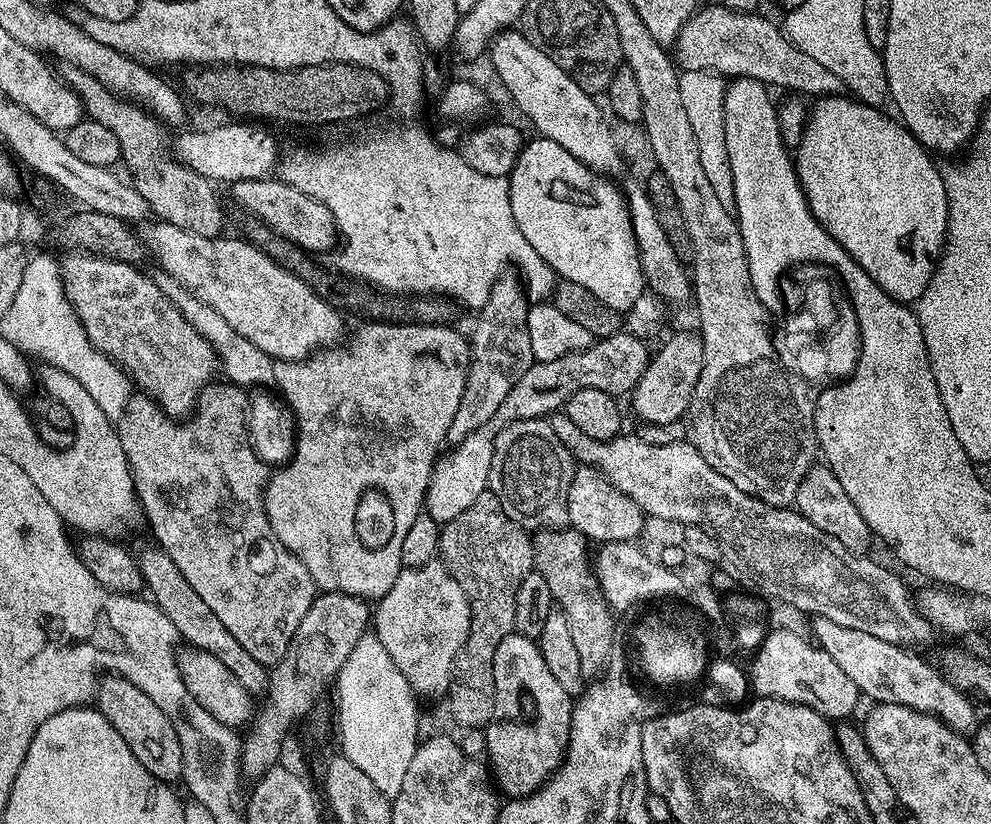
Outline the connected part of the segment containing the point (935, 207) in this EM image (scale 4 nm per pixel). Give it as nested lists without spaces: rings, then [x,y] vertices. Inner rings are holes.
[[[822,96],[815,101],[816,105],[811,105],[808,113],[808,119],[802,125],[802,131],[799,133],[800,145],[794,148],[794,163],[796,166],[796,177],[804,185],[804,197],[806,202],[812,208],[814,218],[838,242],[842,248],[882,288],[888,295],[902,304],[911,305],[920,299],[922,293],[929,281],[932,280],[934,265],[944,246],[944,235],[948,233],[948,199],[946,198],[946,186],[942,177],[941,169],[936,168],[933,157],[927,148],[924,148],[916,139],[909,134],[903,123],[891,120],[888,116],[880,113],[879,107],[871,104],[862,104],[855,98],[844,96]]]

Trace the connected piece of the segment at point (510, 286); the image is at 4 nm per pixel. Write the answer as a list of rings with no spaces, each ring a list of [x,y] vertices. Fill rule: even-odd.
[[[501,275],[492,285],[490,298],[478,309],[477,316],[480,317],[476,320],[476,329],[470,335],[468,377],[458,402],[458,410],[450,422],[447,439],[449,445],[461,444],[467,435],[478,430],[478,426],[490,422],[498,406],[502,406],[506,394],[514,390],[518,378],[522,378],[522,374],[526,374],[526,370],[530,370],[534,363],[532,339],[528,333],[530,304],[524,301],[520,290],[521,281],[515,275],[512,276]]]

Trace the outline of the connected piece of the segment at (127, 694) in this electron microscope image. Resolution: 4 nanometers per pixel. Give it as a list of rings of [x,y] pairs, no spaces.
[[[104,674],[99,677],[99,680],[94,707],[123,738],[126,746],[134,754],[134,758],[142,762],[142,766],[155,780],[179,781],[183,775],[180,743],[166,714],[162,714],[162,710],[158,710],[158,706],[154,706],[152,700],[146,698],[146,694],[142,694],[142,690],[138,690],[138,686],[126,682],[121,676]]]

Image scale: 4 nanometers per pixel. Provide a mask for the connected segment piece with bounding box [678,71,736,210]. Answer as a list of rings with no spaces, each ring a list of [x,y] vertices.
[[[681,71],[678,78],[678,91],[684,96],[684,106],[686,108],[686,118],[690,122],[690,130],[694,130],[694,142],[698,142],[698,158],[702,158],[702,170],[706,173],[706,178],[710,182],[710,187],[714,189],[714,194],[718,197],[718,202],[726,209],[735,209],[734,202],[734,178],[730,174],[730,162],[726,154],[726,142],[722,139],[724,130],[724,90],[726,80],[723,76],[716,75],[715,72],[686,72]]]

